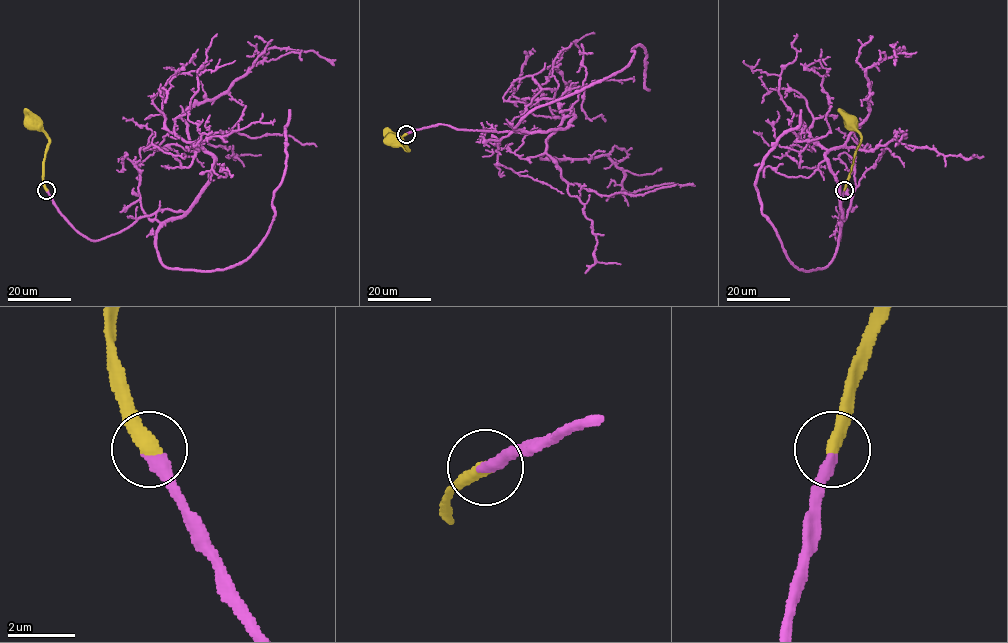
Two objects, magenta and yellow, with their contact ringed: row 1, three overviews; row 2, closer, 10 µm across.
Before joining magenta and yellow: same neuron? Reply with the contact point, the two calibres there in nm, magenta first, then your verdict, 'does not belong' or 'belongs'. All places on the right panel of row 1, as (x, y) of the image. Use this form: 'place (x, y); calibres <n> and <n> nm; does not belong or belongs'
place (844, 190); calibres 400 and 460 nm; belongs

